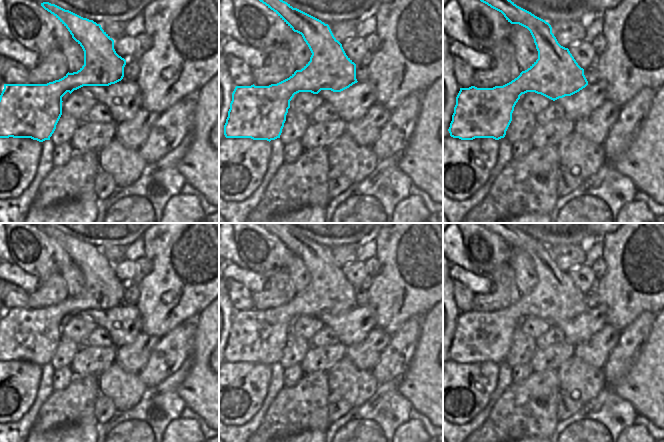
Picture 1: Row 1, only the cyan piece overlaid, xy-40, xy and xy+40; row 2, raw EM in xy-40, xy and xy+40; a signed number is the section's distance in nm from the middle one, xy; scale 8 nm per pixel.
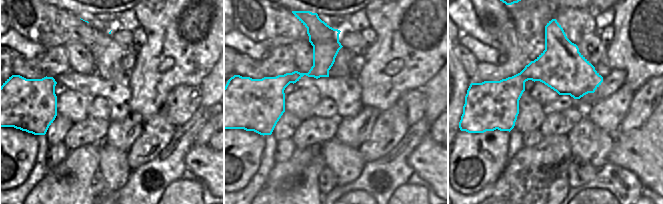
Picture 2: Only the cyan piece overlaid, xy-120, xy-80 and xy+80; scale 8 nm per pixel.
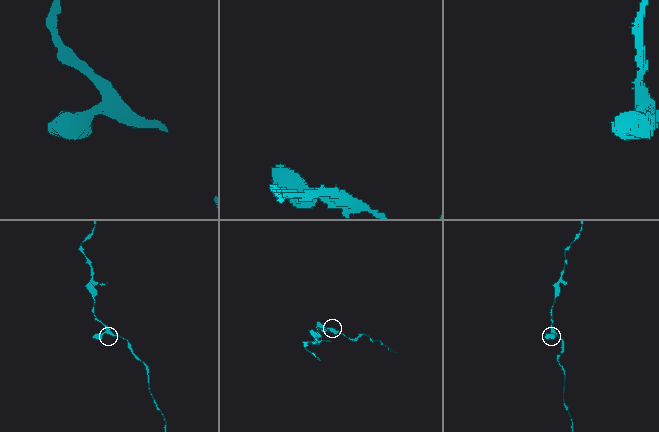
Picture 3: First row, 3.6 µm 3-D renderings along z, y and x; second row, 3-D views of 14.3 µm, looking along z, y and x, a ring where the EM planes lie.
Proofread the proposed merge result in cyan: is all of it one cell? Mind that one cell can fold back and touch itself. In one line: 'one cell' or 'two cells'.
one cell

